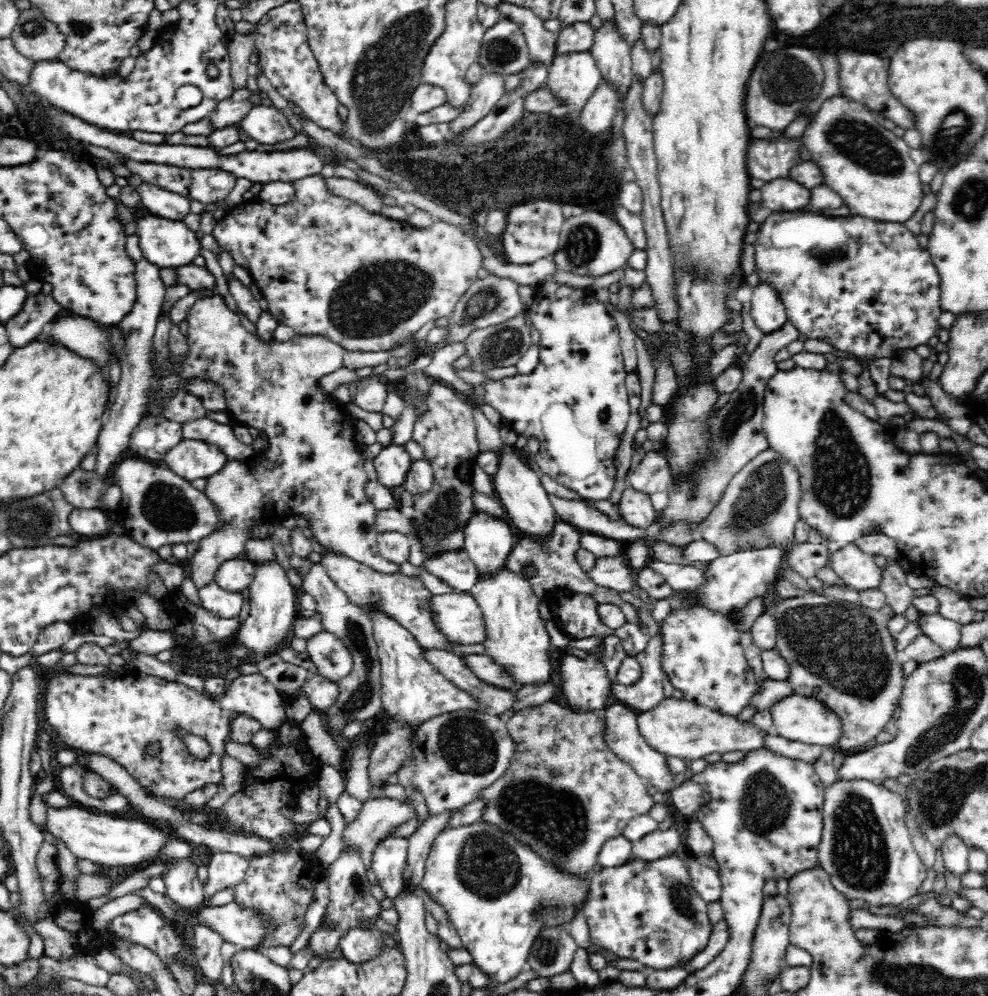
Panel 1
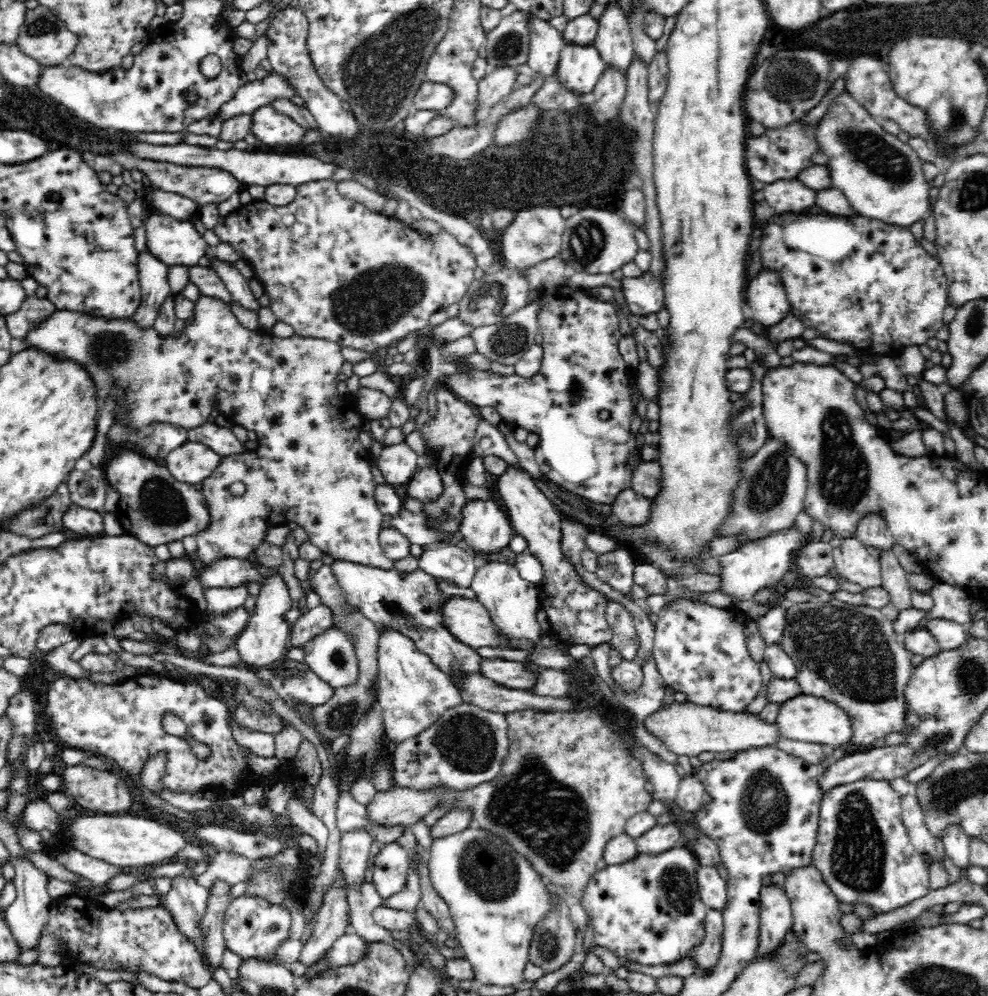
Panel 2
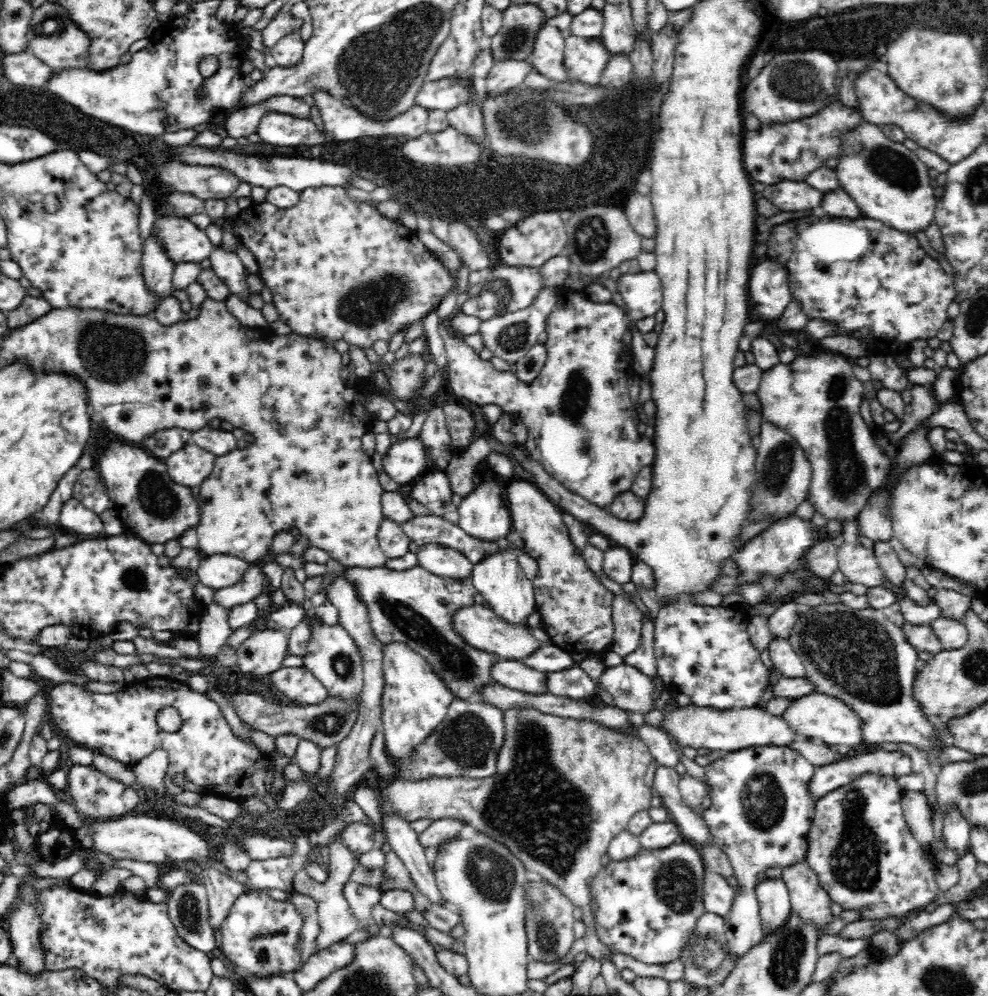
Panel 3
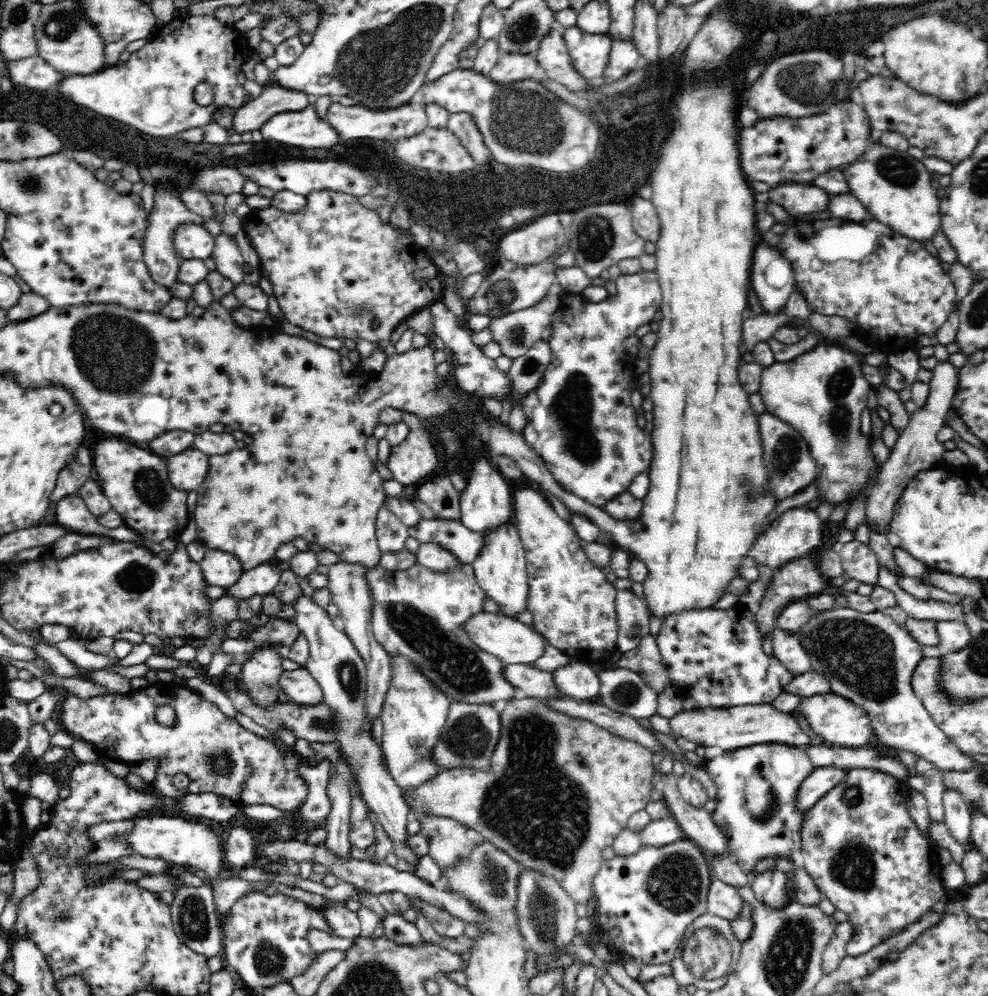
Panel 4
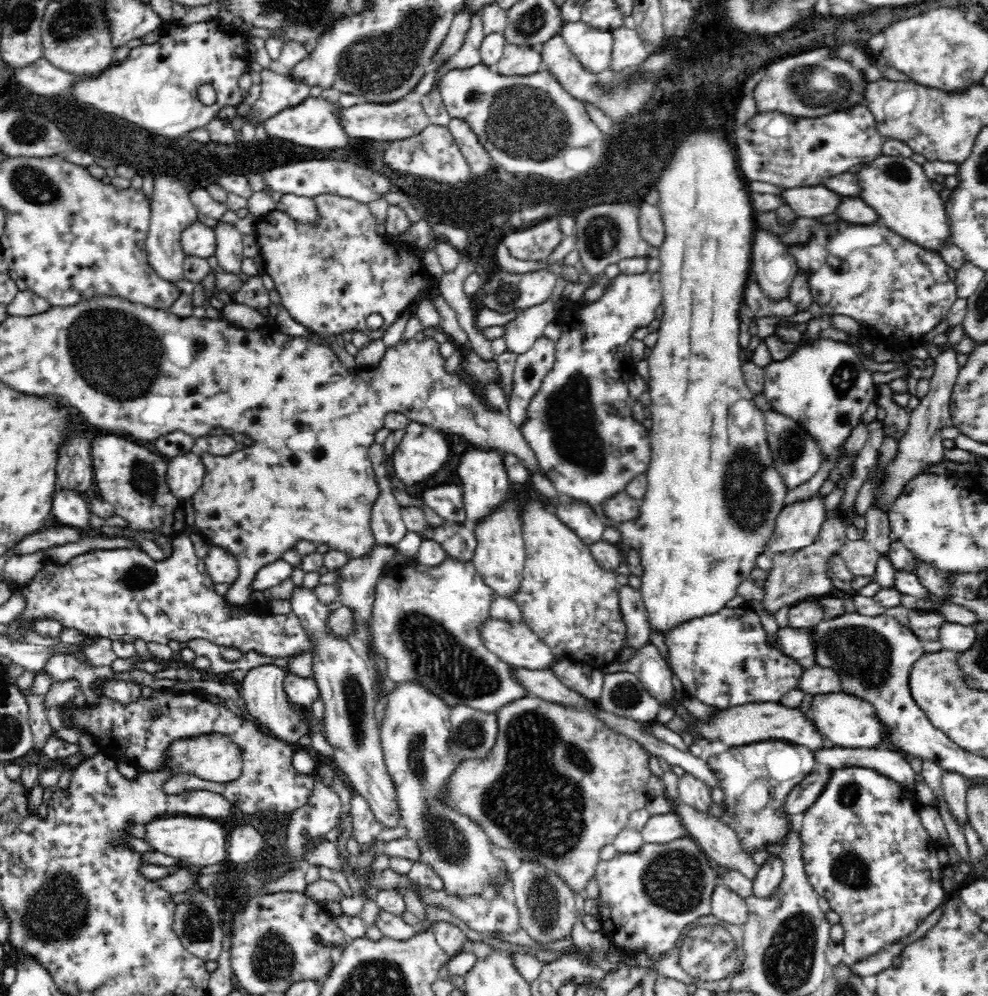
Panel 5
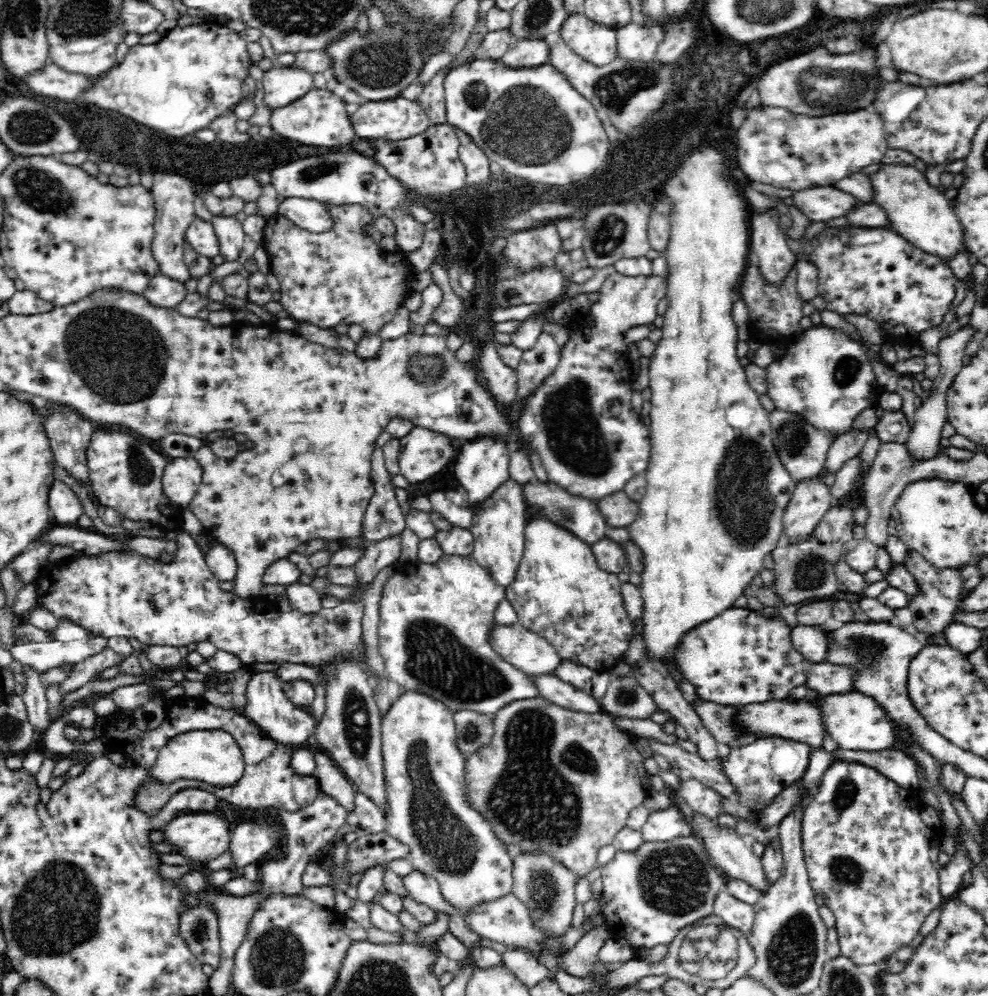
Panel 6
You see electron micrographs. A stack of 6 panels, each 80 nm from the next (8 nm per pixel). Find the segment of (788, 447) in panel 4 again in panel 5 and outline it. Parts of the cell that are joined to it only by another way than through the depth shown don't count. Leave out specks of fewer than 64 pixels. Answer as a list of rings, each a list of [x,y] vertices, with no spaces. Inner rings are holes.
[[[772,410],[764,411],[765,440],[769,448],[773,469],[781,478],[781,486],[786,491],[794,490],[796,486],[808,482],[820,468],[821,458],[817,452],[817,444],[813,442],[805,430],[791,418],[784,417]]]

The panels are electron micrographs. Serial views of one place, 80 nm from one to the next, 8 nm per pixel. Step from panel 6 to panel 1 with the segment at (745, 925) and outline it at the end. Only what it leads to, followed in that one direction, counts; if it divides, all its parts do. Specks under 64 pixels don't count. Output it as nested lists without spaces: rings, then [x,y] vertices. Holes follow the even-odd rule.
[[[690,853],[686,857],[685,865],[691,885],[698,894],[706,902],[718,899],[721,893],[721,880],[717,871]]]

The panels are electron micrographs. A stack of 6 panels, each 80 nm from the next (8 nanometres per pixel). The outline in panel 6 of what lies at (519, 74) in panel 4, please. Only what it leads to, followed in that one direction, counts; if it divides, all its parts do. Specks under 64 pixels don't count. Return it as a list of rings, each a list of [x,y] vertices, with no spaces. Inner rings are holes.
[[[514,41],[499,62],[507,68],[536,68],[548,63],[548,50],[546,41]]]

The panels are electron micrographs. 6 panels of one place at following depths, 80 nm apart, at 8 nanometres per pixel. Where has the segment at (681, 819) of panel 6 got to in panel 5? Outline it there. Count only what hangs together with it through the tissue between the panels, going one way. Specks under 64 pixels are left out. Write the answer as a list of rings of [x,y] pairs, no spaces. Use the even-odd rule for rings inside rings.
[[[676,813],[652,815],[641,830],[645,843],[668,844],[673,840],[688,836],[685,826],[682,826]]]

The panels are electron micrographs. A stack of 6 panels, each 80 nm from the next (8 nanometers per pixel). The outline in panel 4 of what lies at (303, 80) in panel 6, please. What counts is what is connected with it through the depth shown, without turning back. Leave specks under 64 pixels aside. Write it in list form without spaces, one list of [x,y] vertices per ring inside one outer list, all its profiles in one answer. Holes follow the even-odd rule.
[[[268,82],[258,98],[246,100],[246,103],[236,110],[231,128],[234,134],[248,134],[260,130],[271,116],[283,112],[302,112],[309,104],[308,95],[283,90]]]

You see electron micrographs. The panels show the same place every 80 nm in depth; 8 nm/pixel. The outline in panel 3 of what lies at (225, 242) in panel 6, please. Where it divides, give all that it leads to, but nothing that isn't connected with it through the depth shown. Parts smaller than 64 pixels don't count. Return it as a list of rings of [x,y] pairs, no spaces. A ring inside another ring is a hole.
[[[216,245],[216,249],[209,256],[212,263],[211,269],[224,281],[230,289],[230,293],[235,294],[242,302],[251,302],[251,292],[246,282],[244,265],[236,255],[236,251],[225,250],[222,245]]]

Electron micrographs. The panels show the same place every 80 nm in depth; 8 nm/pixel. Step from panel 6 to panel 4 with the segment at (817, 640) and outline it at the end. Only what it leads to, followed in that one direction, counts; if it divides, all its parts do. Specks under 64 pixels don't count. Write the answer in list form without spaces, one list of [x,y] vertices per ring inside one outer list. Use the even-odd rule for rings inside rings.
[[[777,629],[772,634],[773,657],[794,677],[810,671],[809,658],[798,644],[796,635]]]

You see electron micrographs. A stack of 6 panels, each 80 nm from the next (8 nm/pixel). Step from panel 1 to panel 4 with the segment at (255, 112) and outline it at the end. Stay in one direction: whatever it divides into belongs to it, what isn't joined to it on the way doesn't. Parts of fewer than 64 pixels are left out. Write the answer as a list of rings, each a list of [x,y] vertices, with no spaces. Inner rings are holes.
[[[314,104],[302,112],[283,112],[271,116],[261,127],[263,140],[302,146],[302,148],[328,148],[334,146],[338,135],[316,113]]]

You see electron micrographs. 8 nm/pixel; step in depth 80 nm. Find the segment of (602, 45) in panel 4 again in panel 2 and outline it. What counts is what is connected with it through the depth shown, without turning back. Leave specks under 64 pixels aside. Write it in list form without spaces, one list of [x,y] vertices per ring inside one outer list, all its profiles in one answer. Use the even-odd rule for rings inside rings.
[[[566,45],[560,52],[554,76],[566,91],[589,99],[605,69],[594,46]]]

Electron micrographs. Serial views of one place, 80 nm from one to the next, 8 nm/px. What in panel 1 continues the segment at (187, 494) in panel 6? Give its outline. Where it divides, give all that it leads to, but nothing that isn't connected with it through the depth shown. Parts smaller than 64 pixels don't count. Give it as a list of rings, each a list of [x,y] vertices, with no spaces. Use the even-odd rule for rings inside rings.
[[[183,438],[163,456],[163,460],[173,473],[191,482],[220,472],[229,458],[216,443]]]

